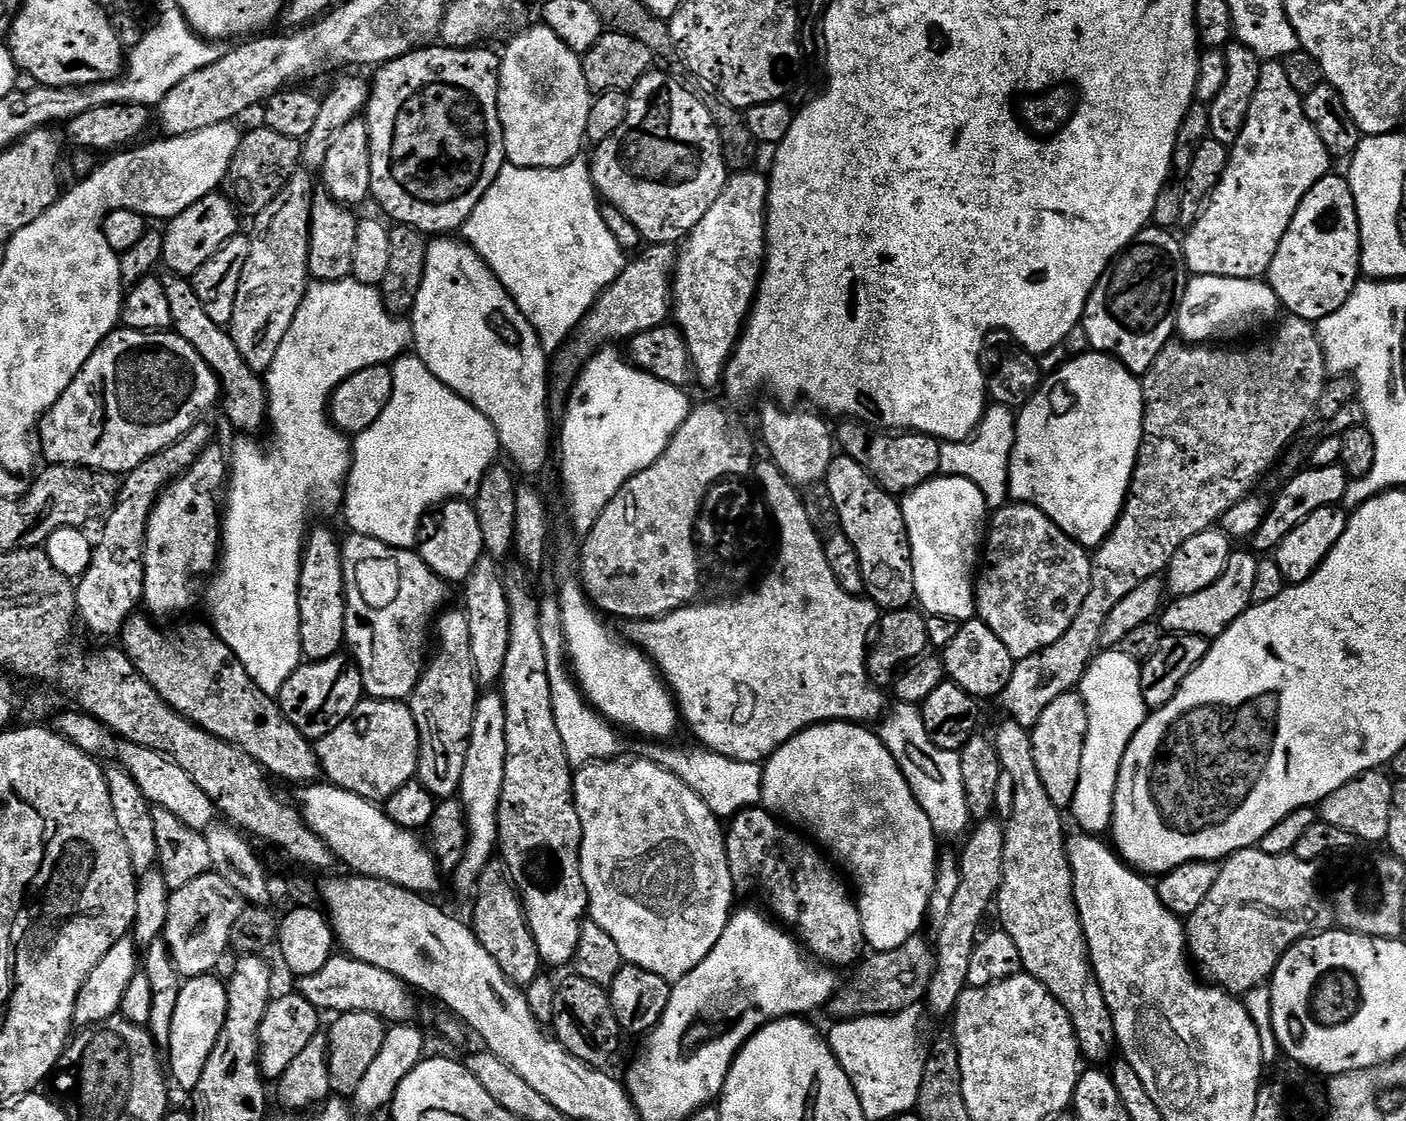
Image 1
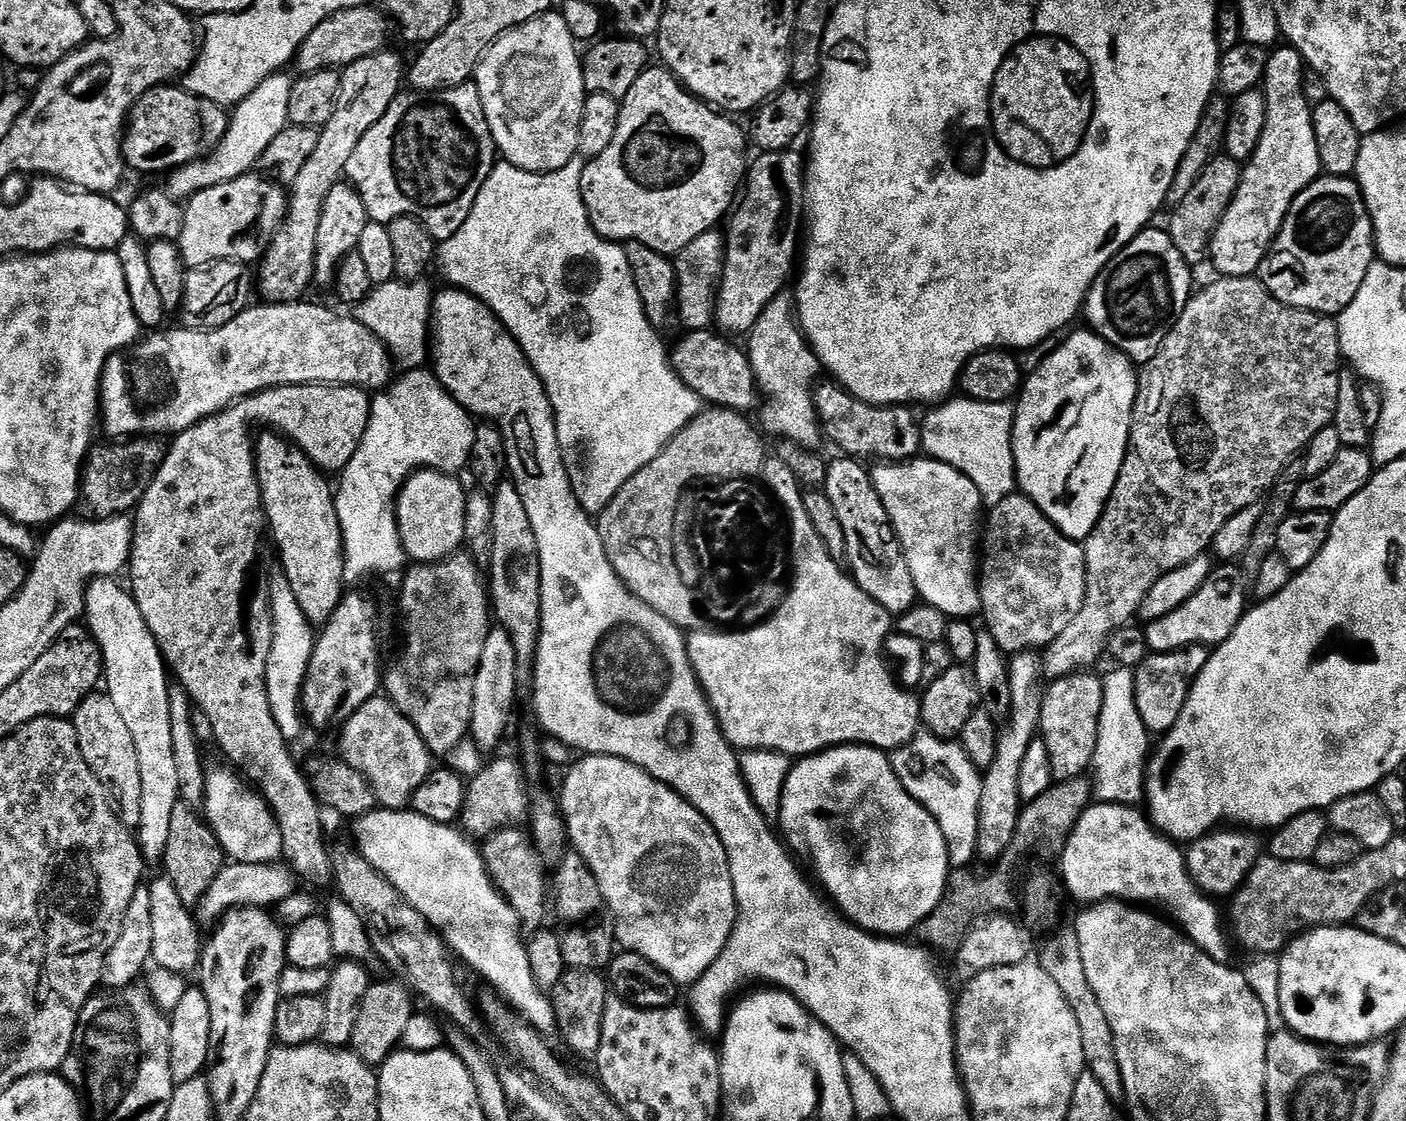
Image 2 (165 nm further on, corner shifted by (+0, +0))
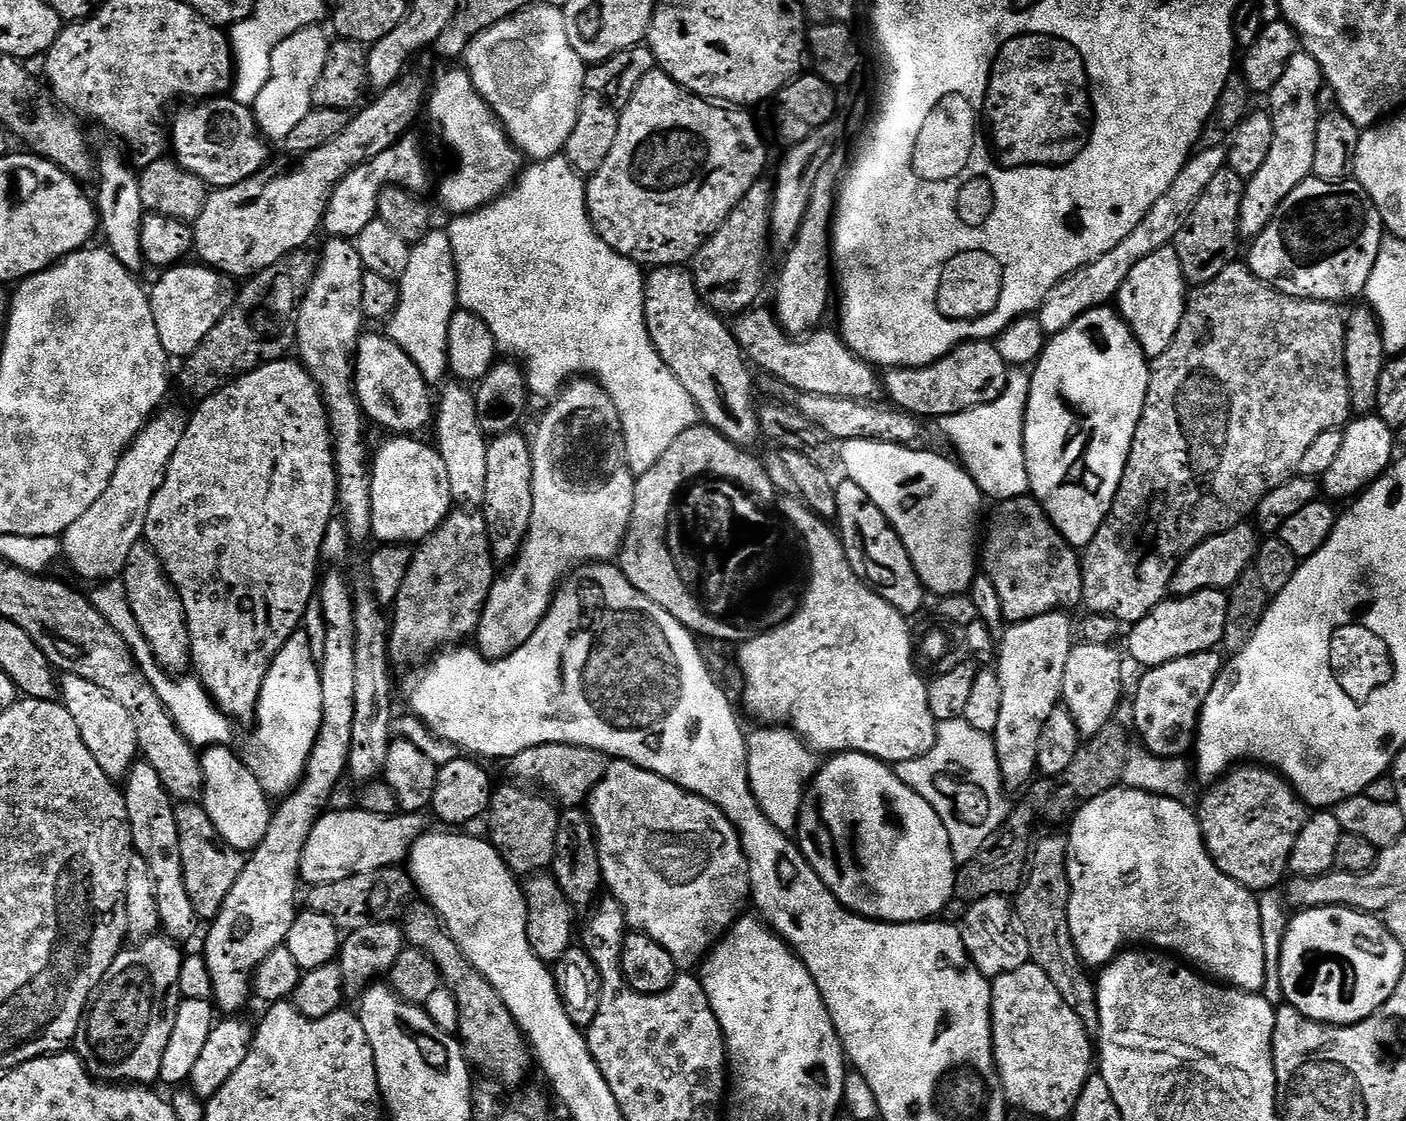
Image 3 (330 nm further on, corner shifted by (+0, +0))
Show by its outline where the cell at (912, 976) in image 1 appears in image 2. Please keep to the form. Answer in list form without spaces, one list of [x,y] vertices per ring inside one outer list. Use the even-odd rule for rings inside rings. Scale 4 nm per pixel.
[[[1079,776],[1073,780],[1061,780],[1053,783],[1038,798],[1027,801],[1023,805],[1018,830],[1006,849],[1003,857],[991,866],[976,868],[957,868],[948,877],[948,891],[944,893],[942,902],[926,919],[922,921],[918,929],[919,943],[935,950],[937,953],[949,952],[955,954],[960,951],[966,934],[981,918],[987,918],[993,914],[1008,914],[1018,904],[1018,882],[1016,886],[1016,863],[1023,856],[1028,856],[1032,851],[1040,852],[1044,860],[1059,857],[1063,852],[1078,818],[1086,811],[1088,805],[1093,803],[1091,779]]]

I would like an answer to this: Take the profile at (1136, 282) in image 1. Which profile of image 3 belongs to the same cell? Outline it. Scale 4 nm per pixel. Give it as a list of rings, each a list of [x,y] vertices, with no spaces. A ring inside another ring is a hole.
[[[1172,246],[1160,248],[1142,259],[1128,272],[1120,284],[1118,315],[1128,325],[1133,336],[1140,343],[1145,357],[1161,356],[1167,348],[1172,347],[1172,340],[1180,328],[1186,307],[1186,281],[1176,249]]]

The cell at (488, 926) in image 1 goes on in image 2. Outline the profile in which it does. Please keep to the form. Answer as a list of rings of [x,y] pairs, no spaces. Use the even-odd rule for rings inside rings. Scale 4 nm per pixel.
[[[509,826],[490,834],[483,841],[480,857],[484,859],[492,885],[508,901],[520,920],[521,929],[533,934],[545,927],[544,915],[550,912],[550,876],[544,873],[545,857],[536,849],[531,835],[522,829],[520,826]]]

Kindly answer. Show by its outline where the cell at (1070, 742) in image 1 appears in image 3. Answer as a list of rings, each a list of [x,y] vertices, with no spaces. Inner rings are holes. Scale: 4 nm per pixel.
[[[1080,642],[1073,646],[1066,658],[1066,670],[1062,678],[1060,694],[1063,707],[1072,713],[1076,729],[1080,731],[1081,737],[1096,736],[1103,728],[1113,723],[1112,715],[1115,714],[1116,707],[1120,704],[1120,656],[1115,652],[1116,650],[1112,646],[1094,646]]]

